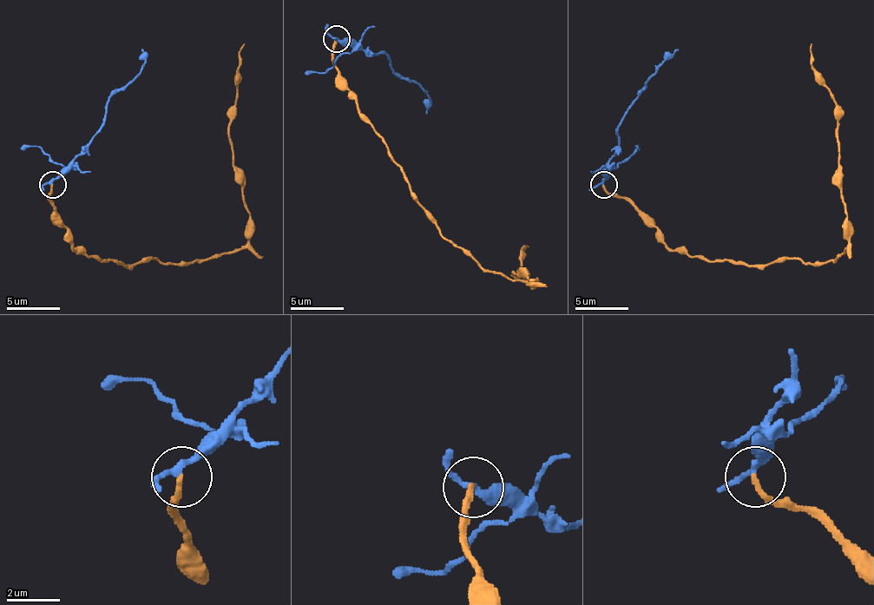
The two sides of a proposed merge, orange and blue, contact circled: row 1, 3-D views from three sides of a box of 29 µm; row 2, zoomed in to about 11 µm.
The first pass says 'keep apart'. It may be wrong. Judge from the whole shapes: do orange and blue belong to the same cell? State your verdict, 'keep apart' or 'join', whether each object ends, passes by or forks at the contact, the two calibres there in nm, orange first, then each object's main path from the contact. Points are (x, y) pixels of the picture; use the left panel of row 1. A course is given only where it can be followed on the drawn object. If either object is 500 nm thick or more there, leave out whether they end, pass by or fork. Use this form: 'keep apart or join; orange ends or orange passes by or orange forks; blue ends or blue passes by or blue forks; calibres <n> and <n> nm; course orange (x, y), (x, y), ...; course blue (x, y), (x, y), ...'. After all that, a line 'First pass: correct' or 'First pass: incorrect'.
keep apart; orange ends; blue passes by; calibres 200 and 240 nm; course orange (51, 184), (68, 242), (100, 261), (177, 264), (238, 251), (249, 211), (230, 107), (243, 42); course blue (51, 184), (81, 152), (102, 117), (105, 104), (142, 67), (142, 48)
First pass: correct

